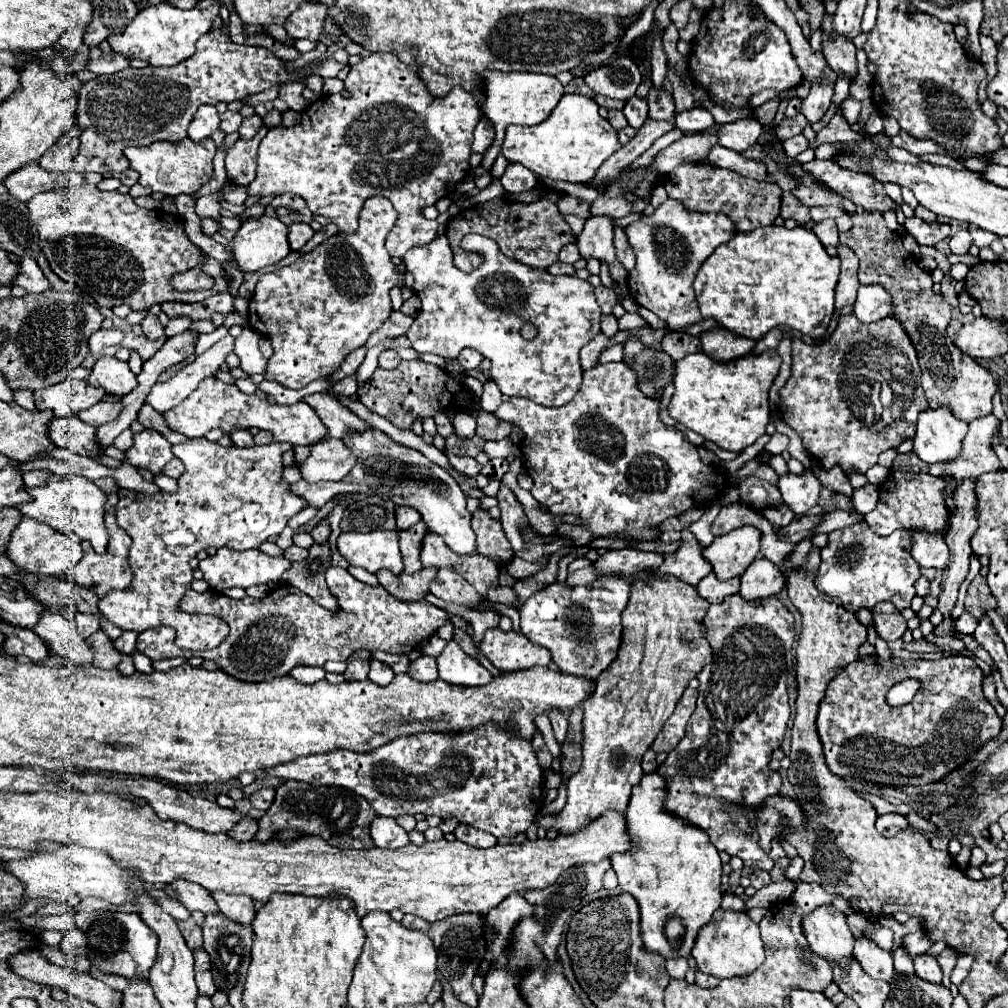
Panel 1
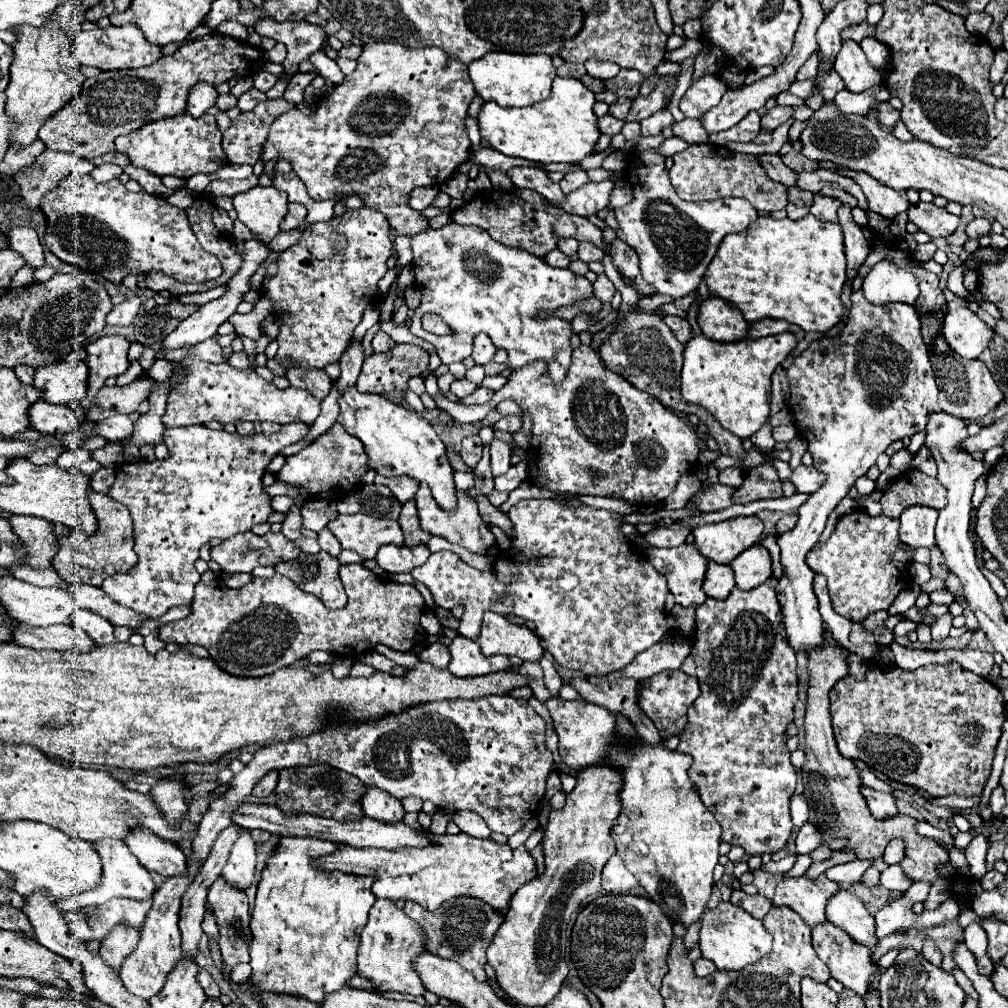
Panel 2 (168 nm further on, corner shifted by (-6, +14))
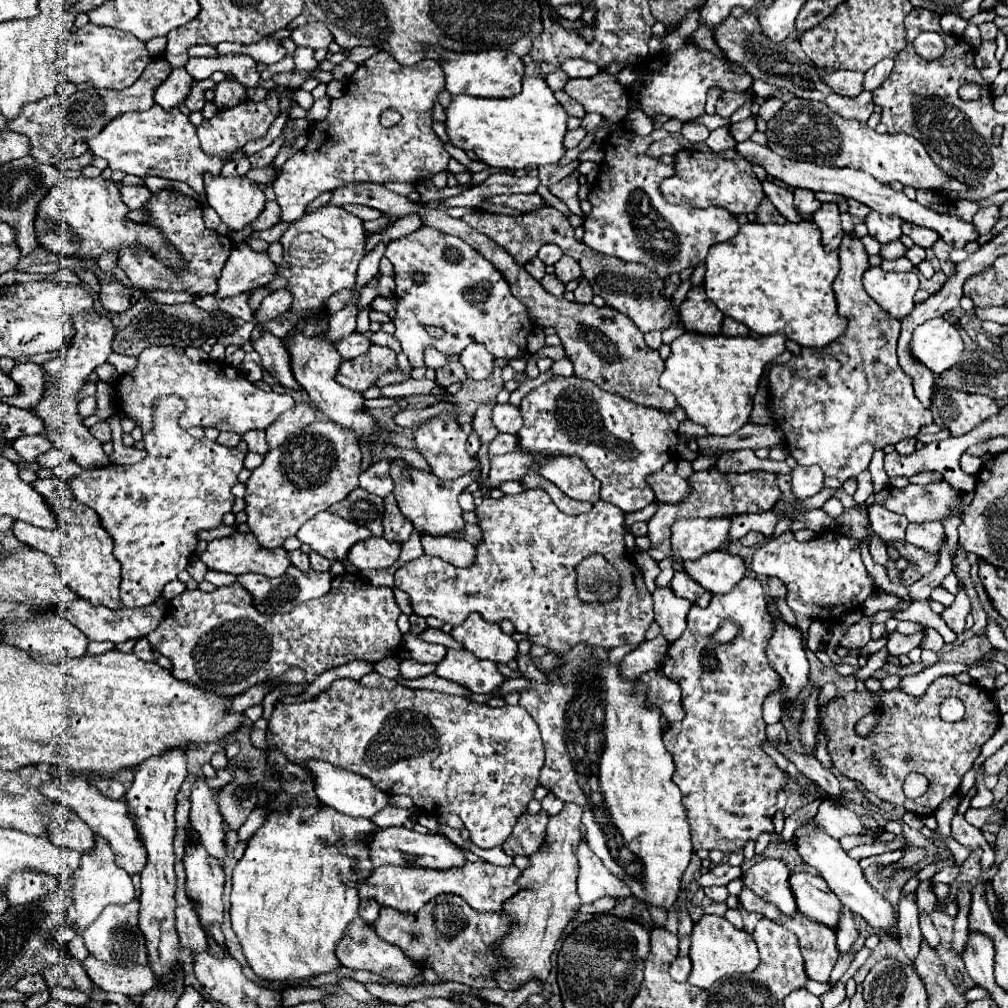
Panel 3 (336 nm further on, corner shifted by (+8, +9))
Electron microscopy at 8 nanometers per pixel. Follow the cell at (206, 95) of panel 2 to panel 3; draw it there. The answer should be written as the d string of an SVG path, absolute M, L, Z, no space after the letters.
M183 67L175 69L175 71L167 77L165 85L161 85L161 89L157 89L157 93L155 93L157 105L161 105L163 109L175 109L177 105L185 103L185 99L187 99L189 93L191 93L193 81L195 81L195 79L189 77L189 73L187 73Z

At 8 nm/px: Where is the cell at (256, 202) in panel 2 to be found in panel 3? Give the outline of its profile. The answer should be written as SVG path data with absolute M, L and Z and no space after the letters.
M205 177L207 203L231 231L243 231L265 209L261 187L243 177Z

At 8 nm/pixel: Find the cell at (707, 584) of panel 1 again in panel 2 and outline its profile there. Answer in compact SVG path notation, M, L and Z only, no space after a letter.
M709 562L705 580L703 580L703 592L715 600L725 600L733 588L735 588L733 570L727 566Z

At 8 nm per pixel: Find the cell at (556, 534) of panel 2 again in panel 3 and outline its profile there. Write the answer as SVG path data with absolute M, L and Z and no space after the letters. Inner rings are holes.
M543 489L523 491L519 495L505 495L501 499L483 499L475 509L481 519L483 541L477 545L477 555L471 567L457 569L443 559L421 555L395 571L395 587L405 591L411 599L413 611L421 617L437 617L449 625L461 625L469 613L479 613L485 621L499 623L509 619L515 631L521 633L531 645L543 645L555 657L563 657L575 645L587 643L595 649L611 651L619 645L633 645L645 641L645 631L653 621L653 597L645 585L643 573L635 565L633 557L625 551L623 541L623 511L611 503L593 503L589 513L567 515L557 509L551 497ZM589 555L603 555L619 571L619 595L605 603L587 603L577 595L577 571L575 567Z

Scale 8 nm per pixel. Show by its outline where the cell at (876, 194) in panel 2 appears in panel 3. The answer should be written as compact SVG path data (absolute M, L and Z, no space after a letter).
M869 213L869 217L865 217L865 225L869 229L869 235L879 239L881 243L901 237L901 219L899 217L885 217L881 213Z

